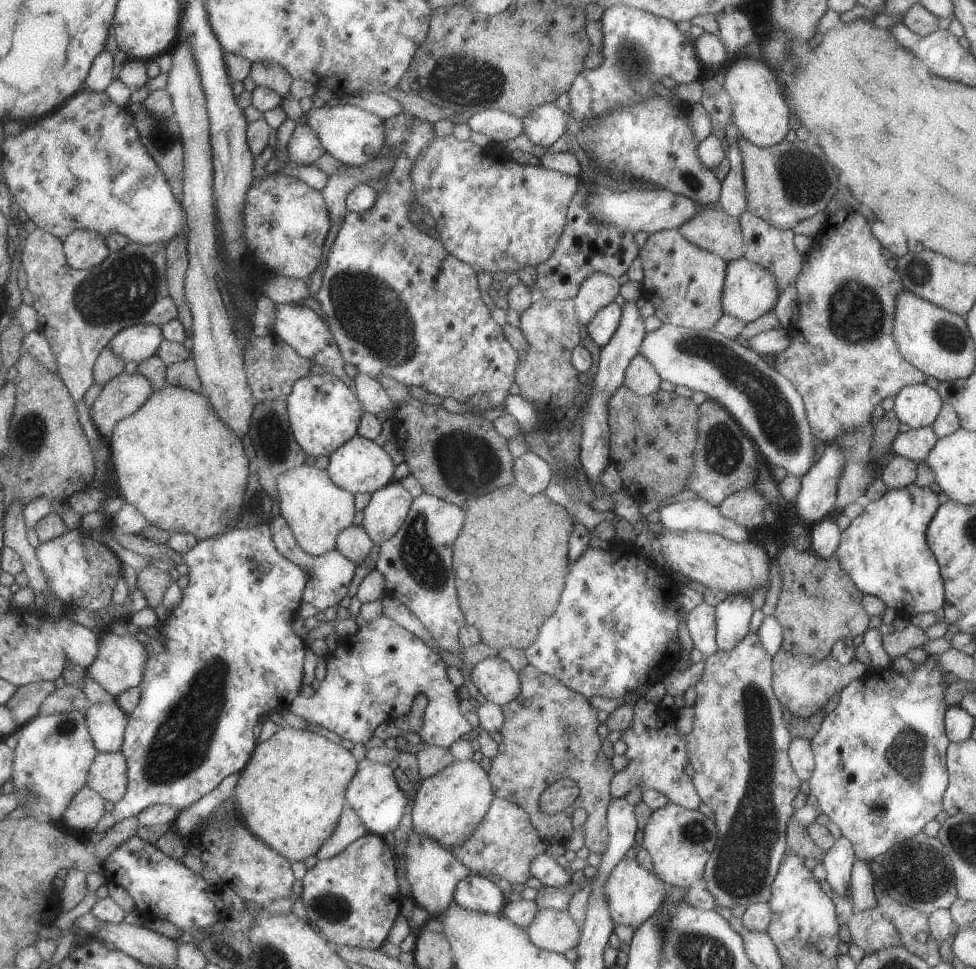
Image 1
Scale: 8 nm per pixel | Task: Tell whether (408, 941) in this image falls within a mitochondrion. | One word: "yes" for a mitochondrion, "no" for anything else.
no

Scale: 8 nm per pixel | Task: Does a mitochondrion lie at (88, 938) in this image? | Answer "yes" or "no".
no

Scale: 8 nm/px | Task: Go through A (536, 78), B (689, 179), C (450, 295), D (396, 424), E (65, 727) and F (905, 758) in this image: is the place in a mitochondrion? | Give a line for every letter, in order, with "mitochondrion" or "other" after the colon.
A: other
B: mitochondrion
C: other
D: other
E: mitochondrion
F: mitochondrion

